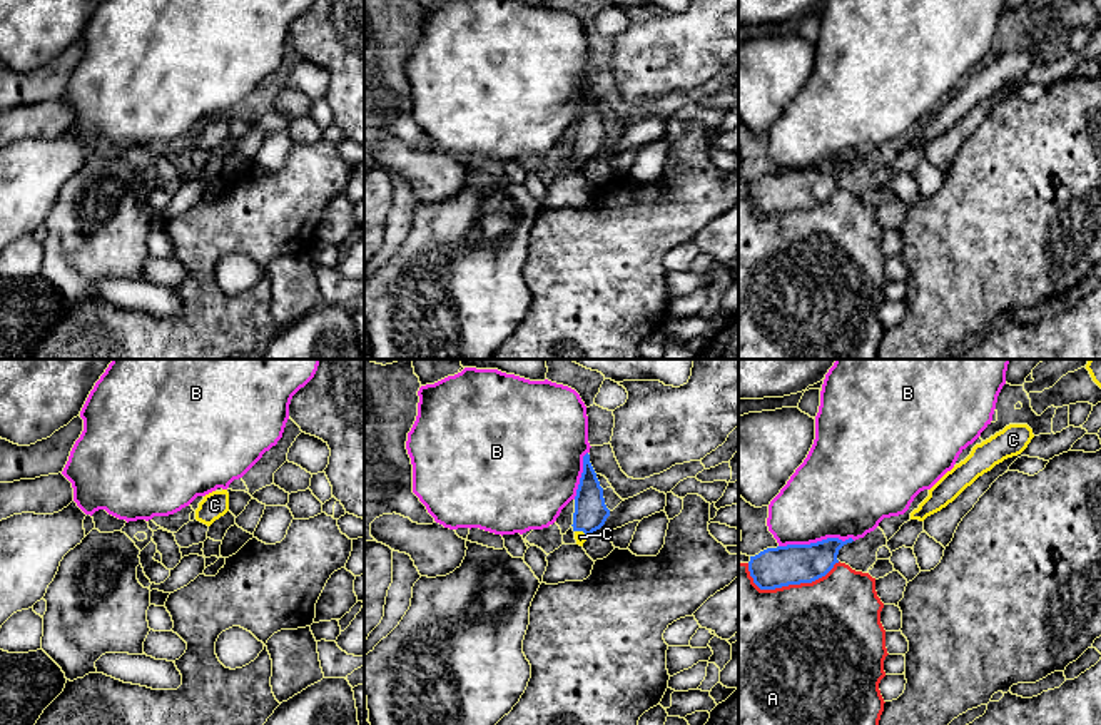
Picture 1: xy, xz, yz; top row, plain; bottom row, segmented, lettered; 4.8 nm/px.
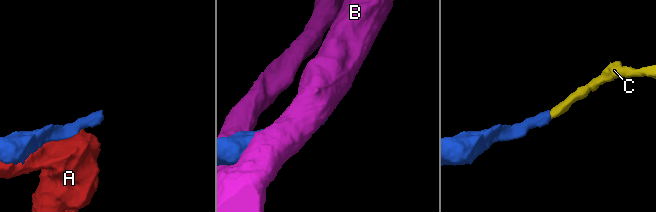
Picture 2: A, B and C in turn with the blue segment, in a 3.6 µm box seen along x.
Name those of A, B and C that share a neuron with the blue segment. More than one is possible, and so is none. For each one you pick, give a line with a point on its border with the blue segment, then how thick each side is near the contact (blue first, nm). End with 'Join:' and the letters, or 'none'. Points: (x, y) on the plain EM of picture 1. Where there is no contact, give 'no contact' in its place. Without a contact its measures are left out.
C: xz (582, 156) | 160/60 nm
Join: C

